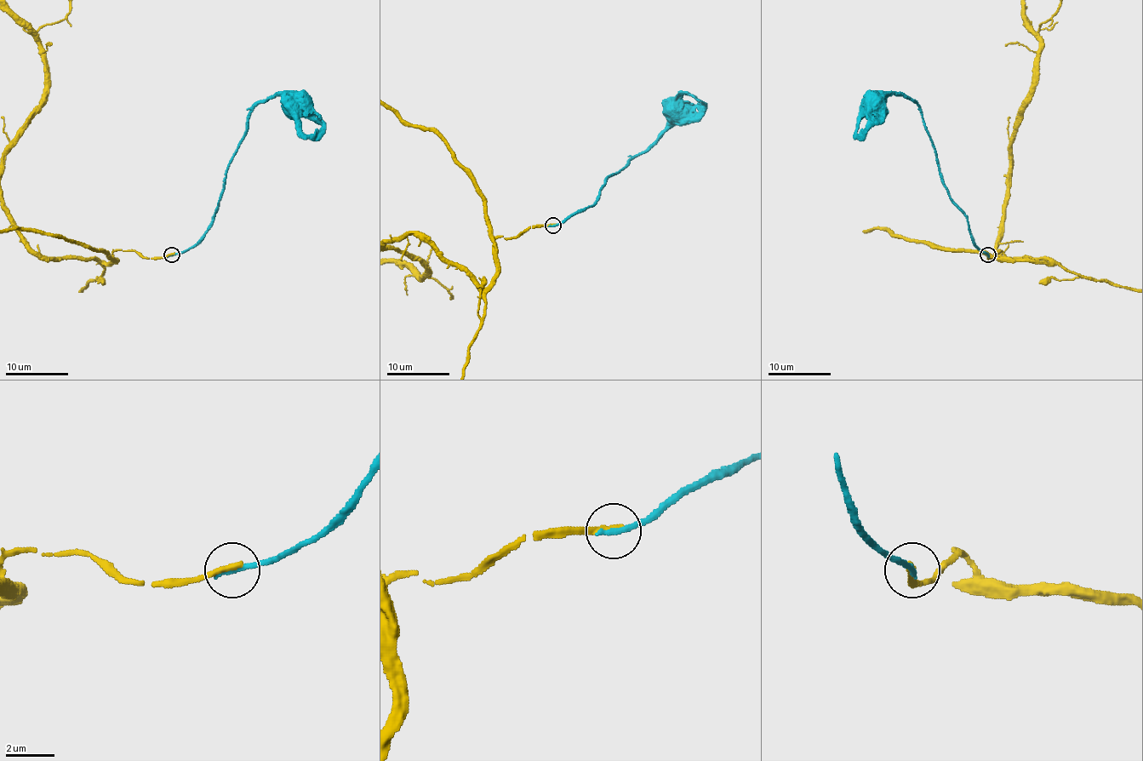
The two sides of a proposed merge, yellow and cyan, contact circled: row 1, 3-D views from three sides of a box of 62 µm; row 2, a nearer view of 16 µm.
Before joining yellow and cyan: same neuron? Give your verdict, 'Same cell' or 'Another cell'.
Another cell

